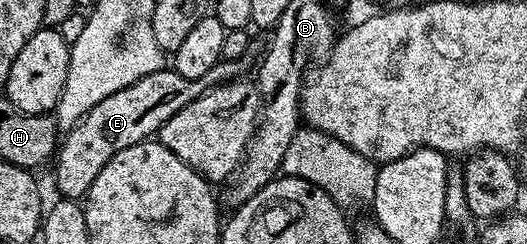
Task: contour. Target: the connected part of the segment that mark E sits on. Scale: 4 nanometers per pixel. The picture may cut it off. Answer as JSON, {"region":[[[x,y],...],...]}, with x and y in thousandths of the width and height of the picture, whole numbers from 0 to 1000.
{"region":[[[421,242],[404,270],[404,287],[397,287],[397,303],[389,303],[378,328],[343,320],[343,303],[328,287],[292,295],[252,336],[252,352],[237,352],[237,369],[222,369],[222,385],[207,385],[207,402],[192,402],[192,418],[184,418],[184,434],[176,434],[169,467],[154,480],[137,525],[125,529],[110,594],[108,635],[101,656],[110,799],[140,824],[163,807],[169,762],[176,762],[176,730],[192,713],[207,648],[214,648],[245,598],[292,561],[304,516],[321,500],[328,467],[336,467],[336,451],[359,434],[366,402],[389,385],[393,365],[455,324],[467,299],[461,291],[467,287],[469,258],[467,242]]]}

